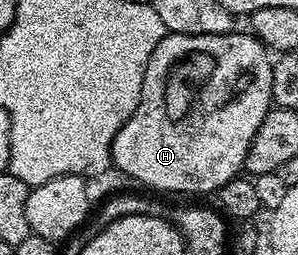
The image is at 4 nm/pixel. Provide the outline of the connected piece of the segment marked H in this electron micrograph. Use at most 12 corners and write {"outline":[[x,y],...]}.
{"outline":[[249,31],[167,34],[113,167],[158,192],[239,179],[272,107]]}

